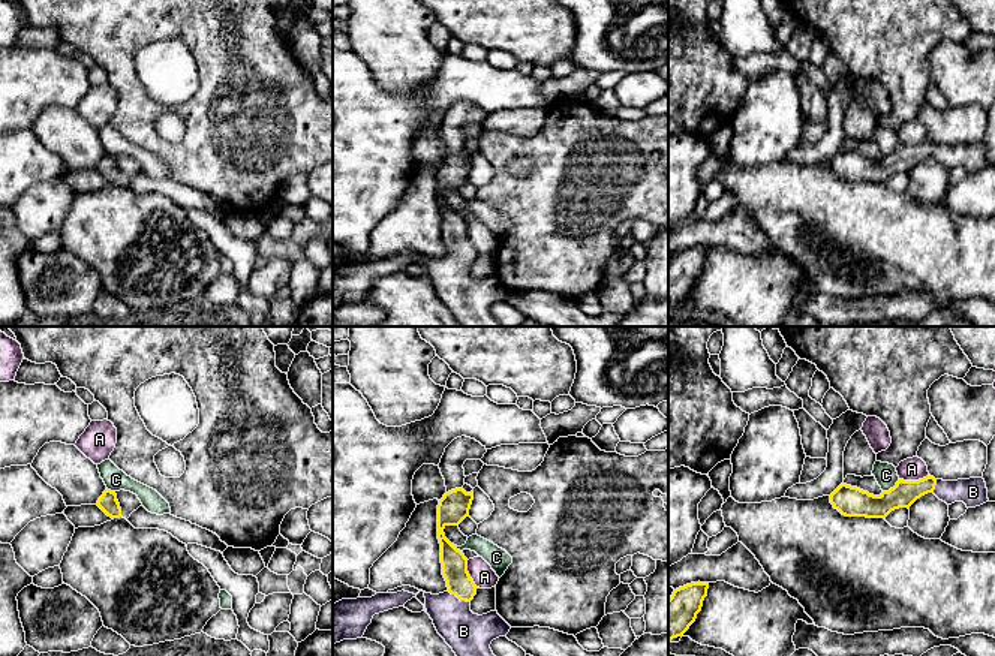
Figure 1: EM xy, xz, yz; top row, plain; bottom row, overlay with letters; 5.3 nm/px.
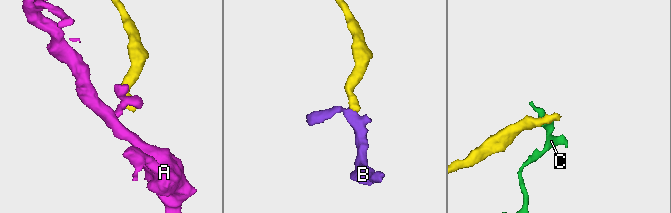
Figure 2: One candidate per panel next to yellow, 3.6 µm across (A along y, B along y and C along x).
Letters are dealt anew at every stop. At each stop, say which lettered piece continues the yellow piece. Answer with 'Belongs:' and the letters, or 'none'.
Belongs: B

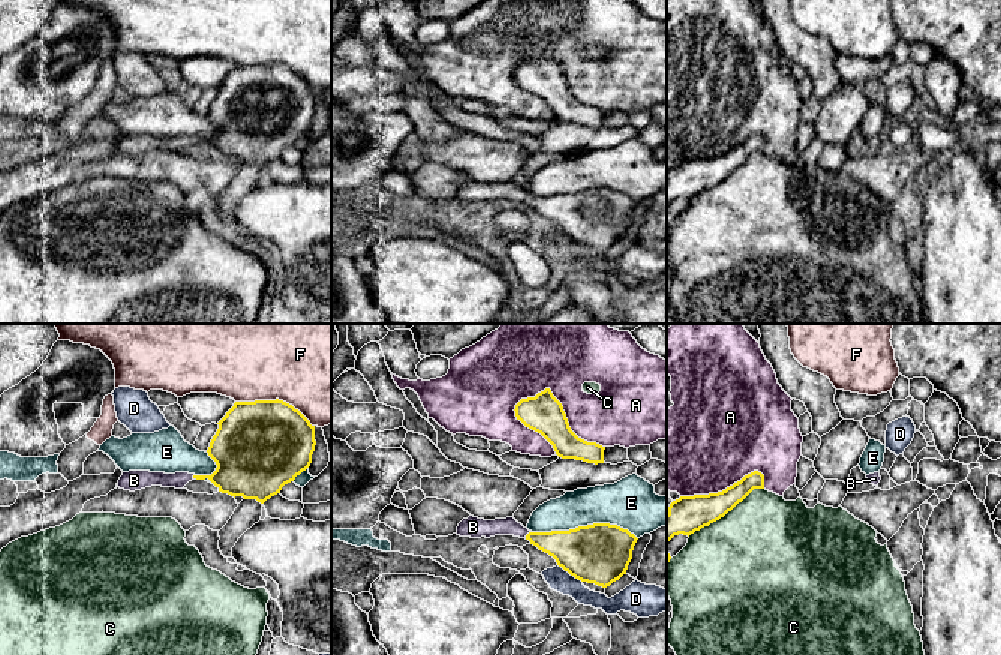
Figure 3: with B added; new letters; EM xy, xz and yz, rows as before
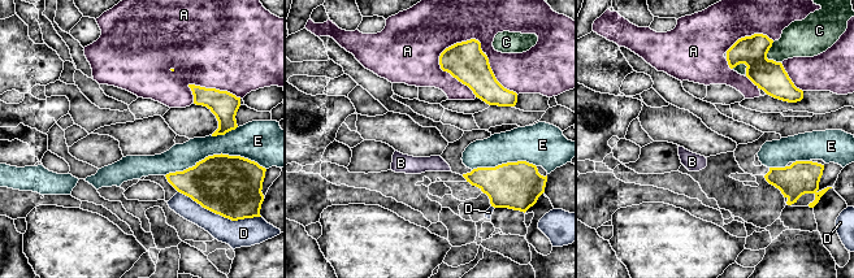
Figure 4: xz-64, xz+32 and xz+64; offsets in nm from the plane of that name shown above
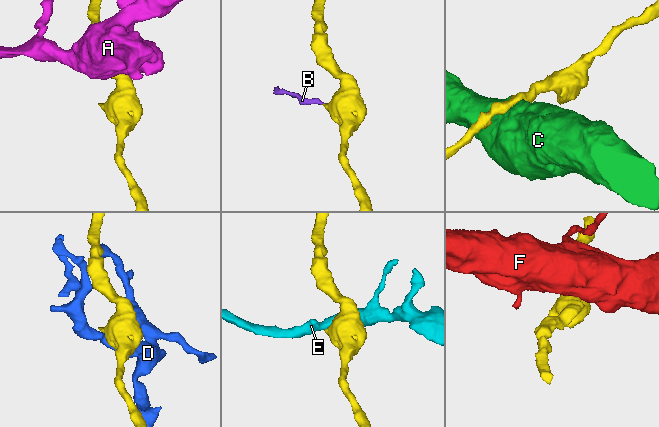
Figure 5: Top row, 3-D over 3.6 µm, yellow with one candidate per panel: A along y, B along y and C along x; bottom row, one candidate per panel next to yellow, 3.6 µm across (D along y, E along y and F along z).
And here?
Belongs: B

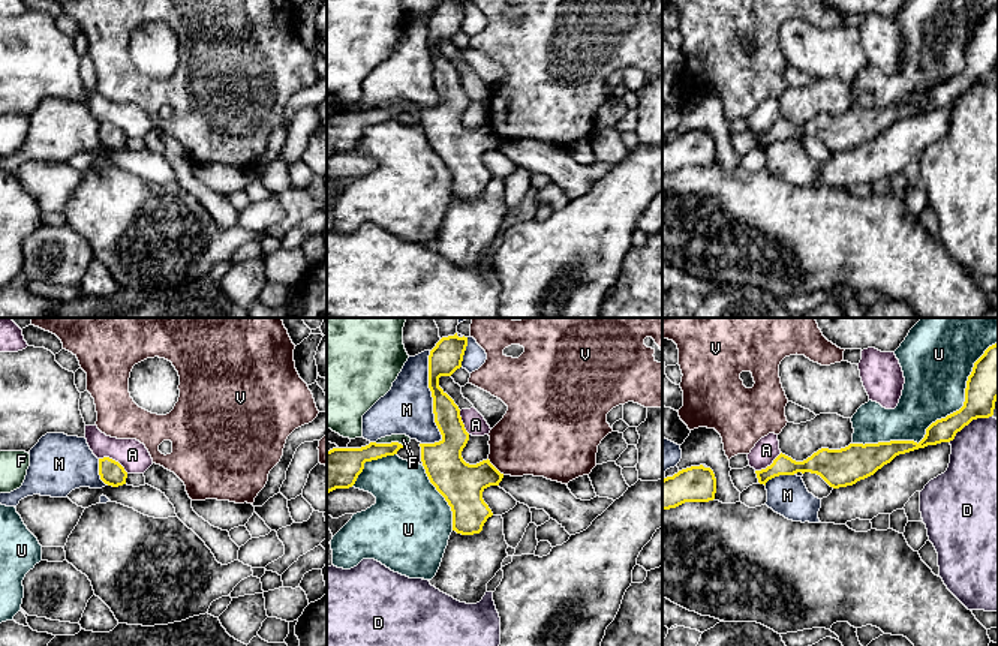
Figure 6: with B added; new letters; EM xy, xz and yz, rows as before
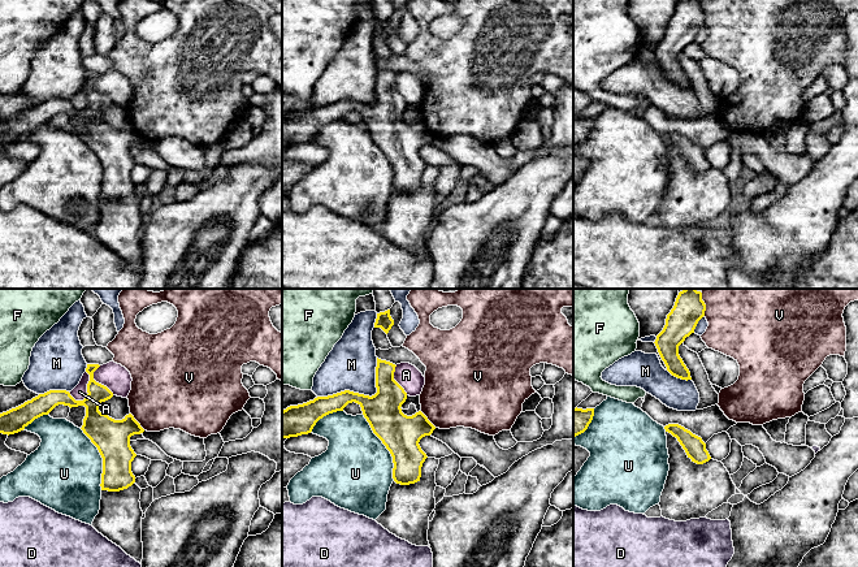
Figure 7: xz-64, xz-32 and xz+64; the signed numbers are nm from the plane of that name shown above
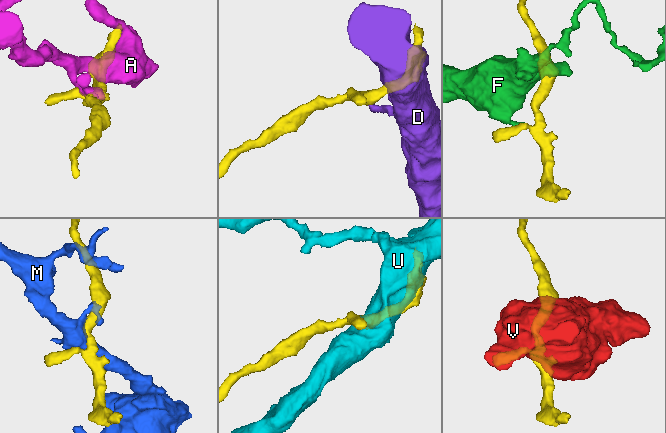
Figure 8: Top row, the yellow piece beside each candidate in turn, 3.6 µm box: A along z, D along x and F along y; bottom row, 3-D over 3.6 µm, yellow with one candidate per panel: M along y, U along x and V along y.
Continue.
Belongs: none

